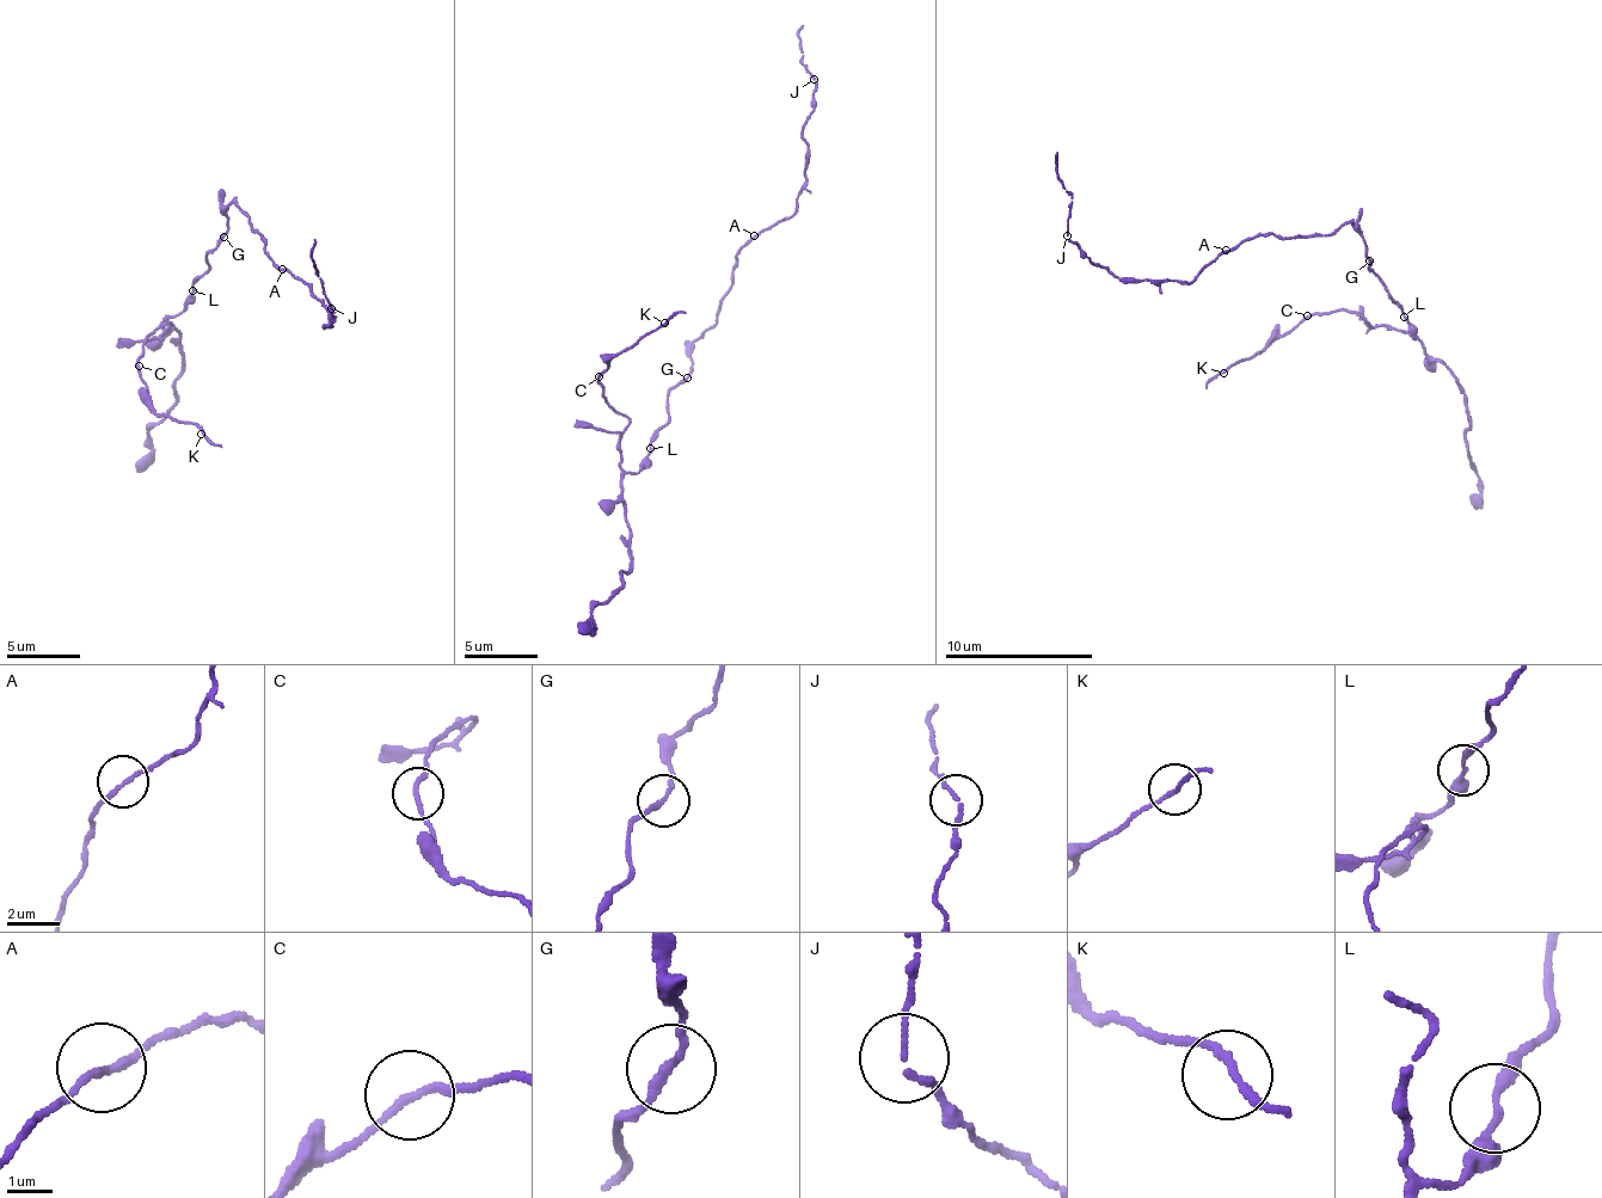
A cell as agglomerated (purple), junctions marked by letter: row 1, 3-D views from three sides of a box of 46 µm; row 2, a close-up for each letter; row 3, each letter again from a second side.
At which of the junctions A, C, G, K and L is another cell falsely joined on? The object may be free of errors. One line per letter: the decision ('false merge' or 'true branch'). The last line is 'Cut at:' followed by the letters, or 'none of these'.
A: true branch
C: true branch
G: true branch
K: true branch
L: true branch
Cut at: none of these

